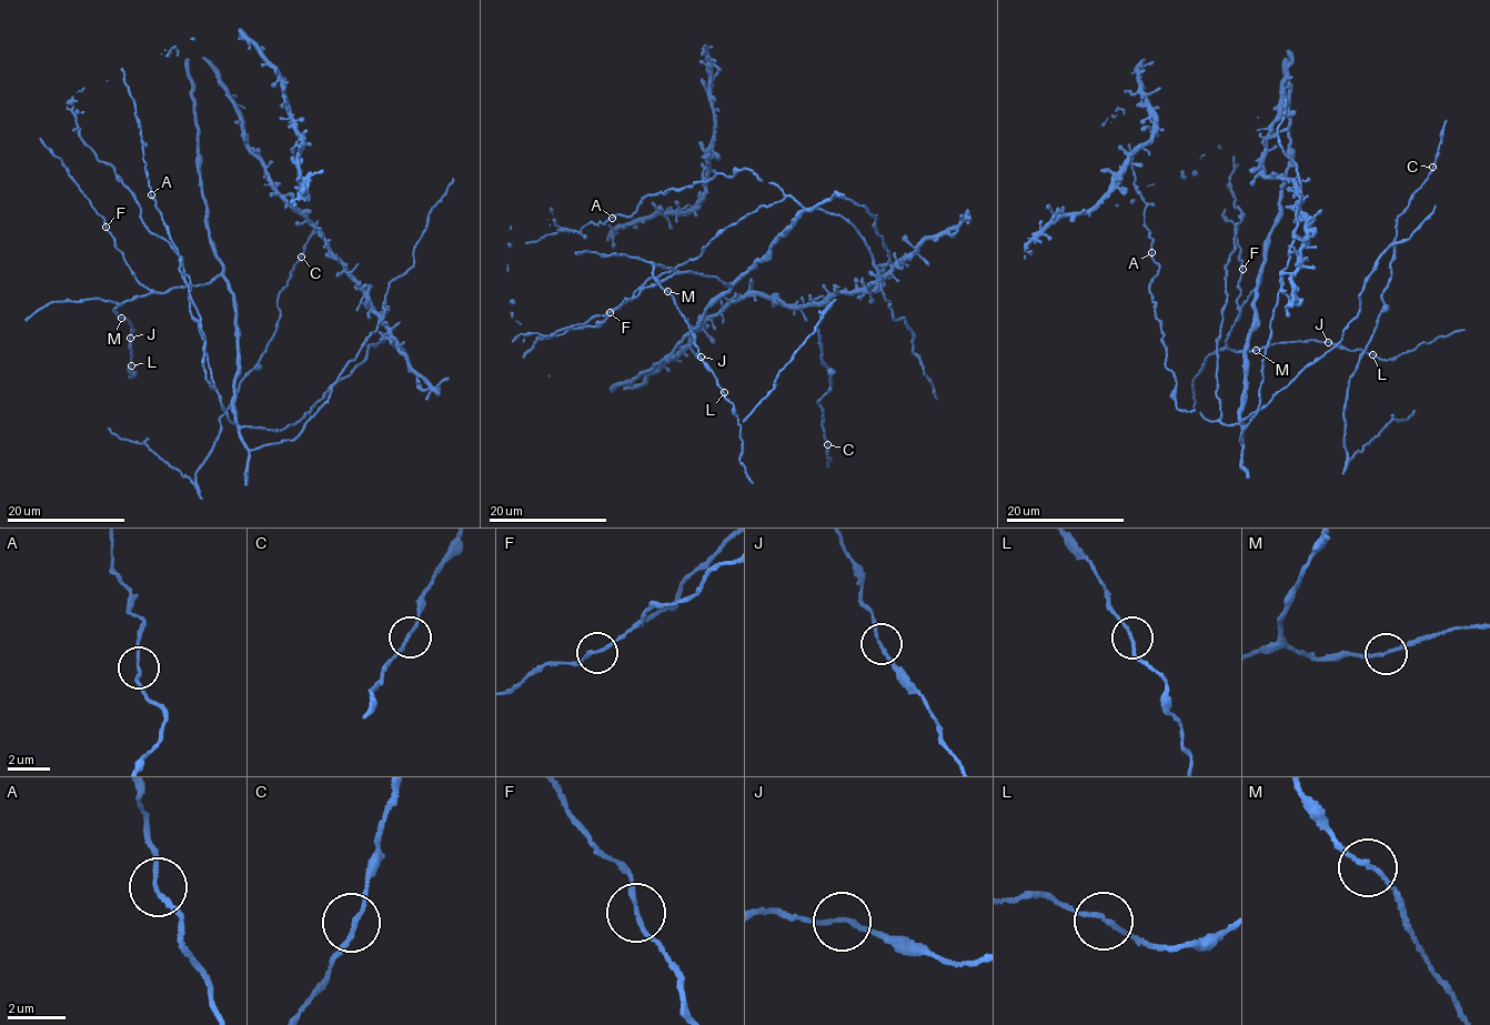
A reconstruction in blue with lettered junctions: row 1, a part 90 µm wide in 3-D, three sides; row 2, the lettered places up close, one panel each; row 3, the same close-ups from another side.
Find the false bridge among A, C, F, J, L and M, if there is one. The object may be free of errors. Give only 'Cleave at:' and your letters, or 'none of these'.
Cleave at: none of these

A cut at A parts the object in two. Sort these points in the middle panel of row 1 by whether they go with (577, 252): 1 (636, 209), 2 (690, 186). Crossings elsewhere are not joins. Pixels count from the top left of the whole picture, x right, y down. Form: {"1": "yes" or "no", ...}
{"1": "no", "2": "no"}

